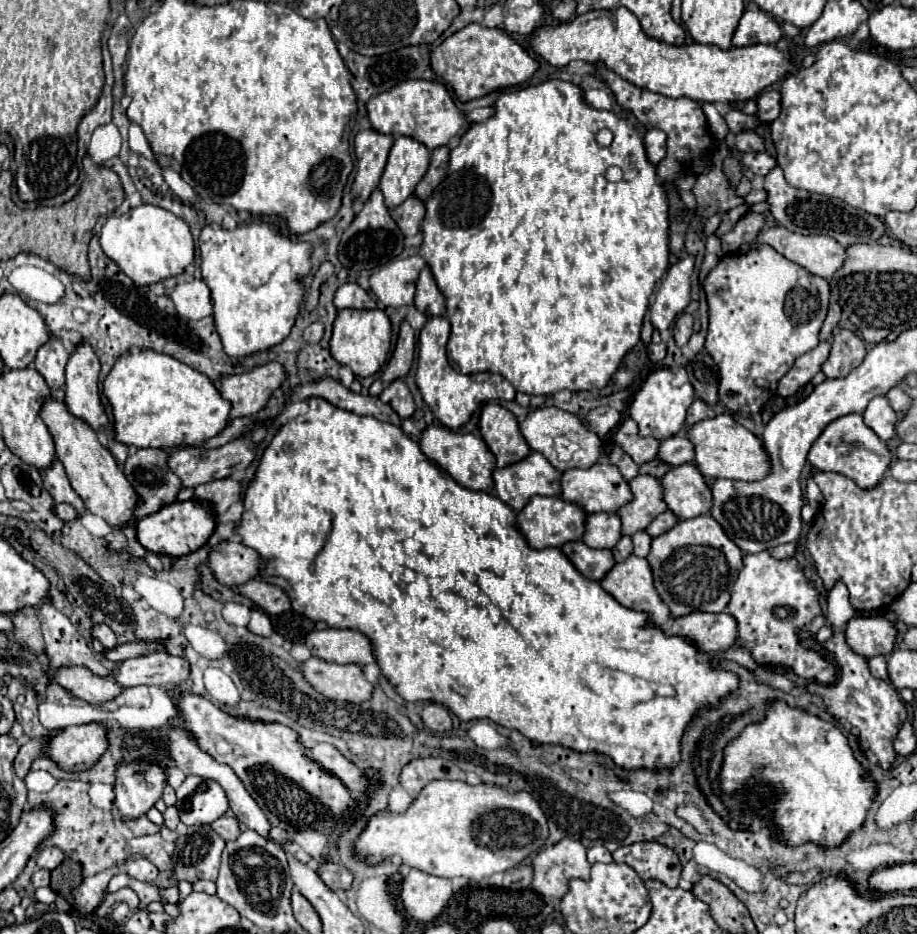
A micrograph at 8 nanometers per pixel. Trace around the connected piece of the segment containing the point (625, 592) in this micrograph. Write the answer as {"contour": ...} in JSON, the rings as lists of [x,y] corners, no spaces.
{"contour":[[[629,556],[615,564],[599,584],[619,604],[649,614],[647,626],[659,628],[669,620],[669,608],[653,590],[653,574],[645,558]]]}

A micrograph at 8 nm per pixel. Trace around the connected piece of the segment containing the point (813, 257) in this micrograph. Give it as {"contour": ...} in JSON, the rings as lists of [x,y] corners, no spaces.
{"contour":[[[781,226],[761,230],[755,238],[755,244],[769,244],[787,260],[827,280],[837,268],[841,268],[841,262],[845,260],[845,246],[833,242],[833,238],[793,234]]]}

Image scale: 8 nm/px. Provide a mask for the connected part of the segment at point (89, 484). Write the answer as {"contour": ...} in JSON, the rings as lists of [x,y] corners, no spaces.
{"contour":[[[49,396],[43,402],[39,414],[55,440],[57,458],[65,466],[65,472],[67,472],[67,478],[69,478],[73,490],[83,498],[85,508],[89,512],[105,518],[109,526],[123,528],[129,522],[139,498],[137,498],[135,490],[131,488],[131,484],[127,482],[125,474],[117,468],[117,462],[111,456],[111,452],[107,448],[103,448],[101,442],[97,440],[95,430],[81,418],[73,416],[67,408],[67,402],[59,396]]]}

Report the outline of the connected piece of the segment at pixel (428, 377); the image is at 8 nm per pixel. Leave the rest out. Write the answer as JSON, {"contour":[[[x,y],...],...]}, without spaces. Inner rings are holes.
{"contour":[[[433,316],[425,322],[419,334],[419,358],[417,358],[417,386],[423,394],[423,400],[435,414],[439,422],[447,428],[463,426],[471,414],[489,400],[515,400],[515,388],[501,376],[493,372],[479,372],[473,376],[459,374],[451,368],[445,352],[445,344],[449,338],[449,320],[445,316]]]}

